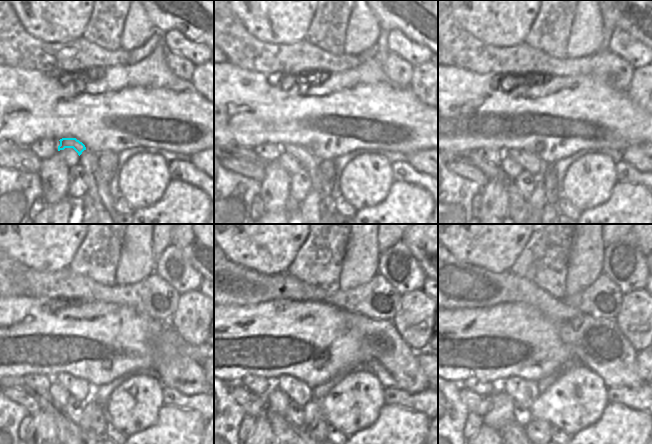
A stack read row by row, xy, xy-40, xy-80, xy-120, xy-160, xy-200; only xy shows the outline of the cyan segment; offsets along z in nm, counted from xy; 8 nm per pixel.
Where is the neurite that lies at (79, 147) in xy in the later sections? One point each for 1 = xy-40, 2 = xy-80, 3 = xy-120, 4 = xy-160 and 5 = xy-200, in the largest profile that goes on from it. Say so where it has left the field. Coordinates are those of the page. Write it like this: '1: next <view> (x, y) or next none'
1: next xy-40 (307, 161)
2: next xy-80 (528, 161)
3: next xy-120 (80, 389)
4: next xy-160 (297, 391)
5: next xy-200 (524, 392)

